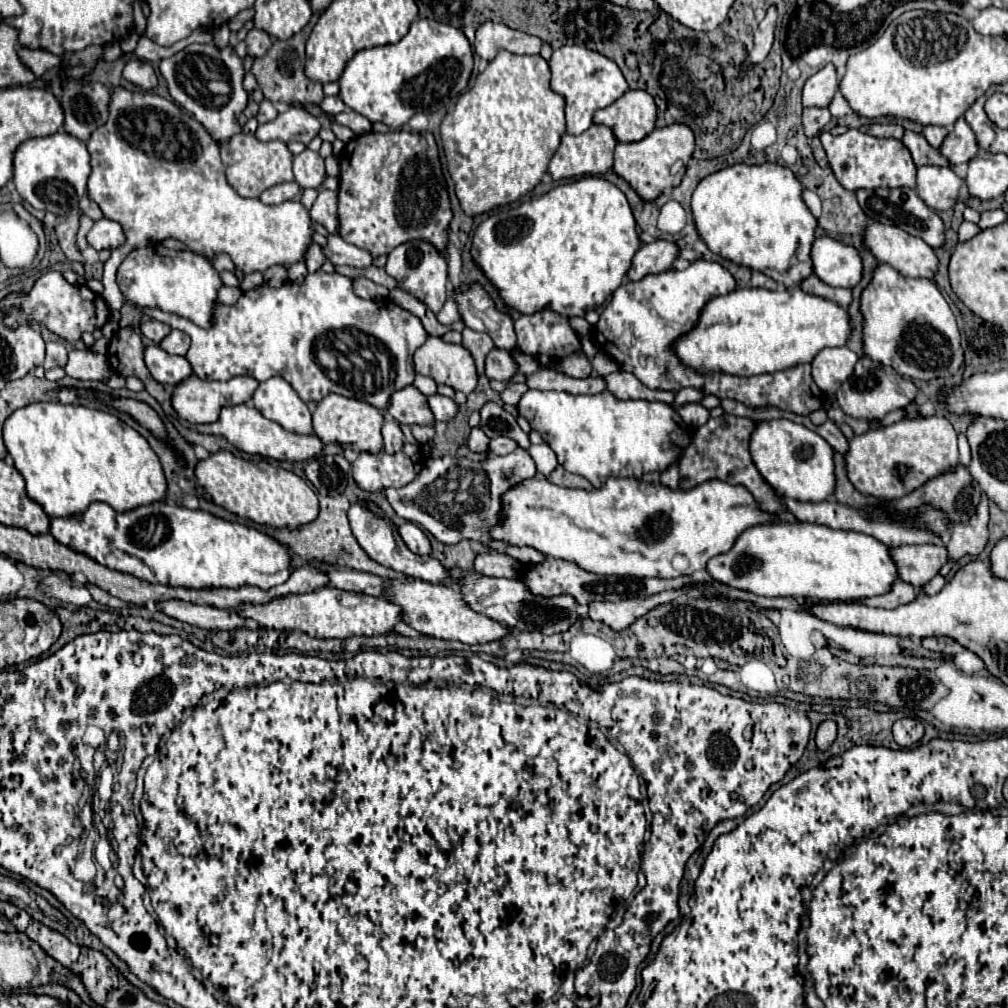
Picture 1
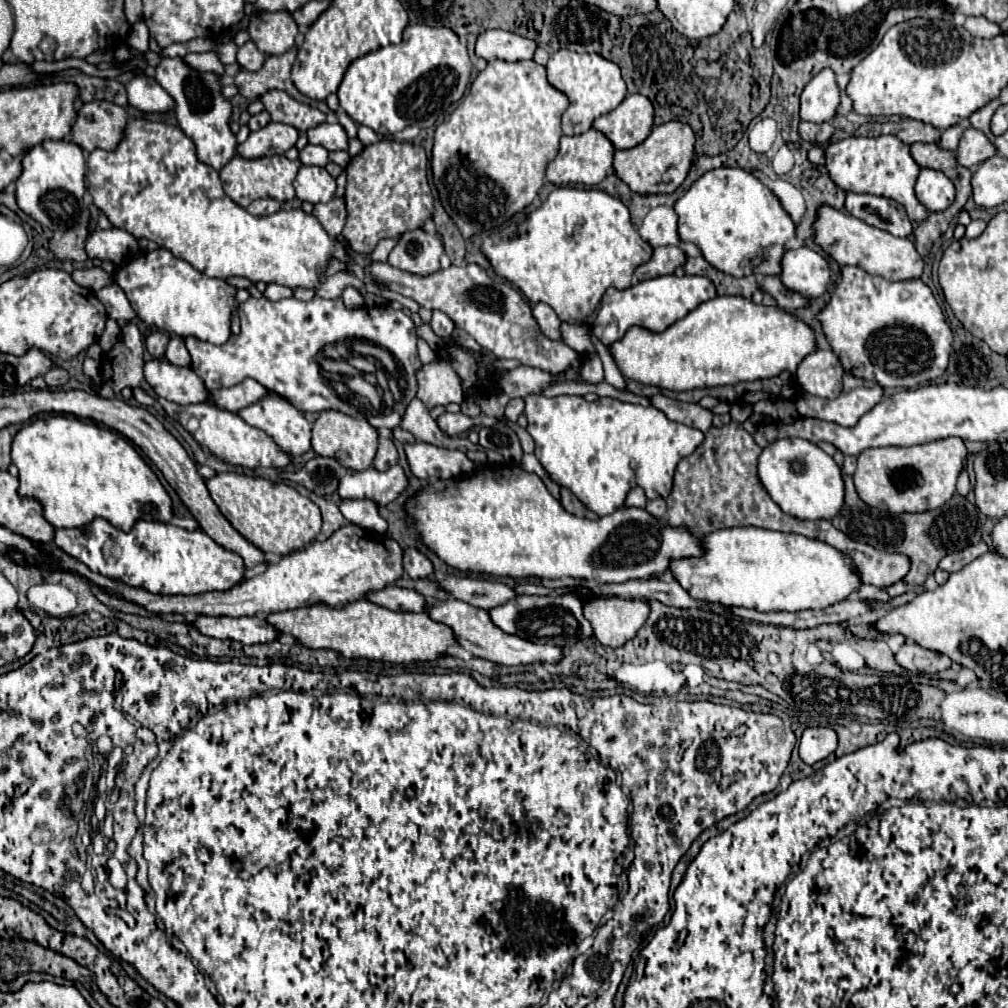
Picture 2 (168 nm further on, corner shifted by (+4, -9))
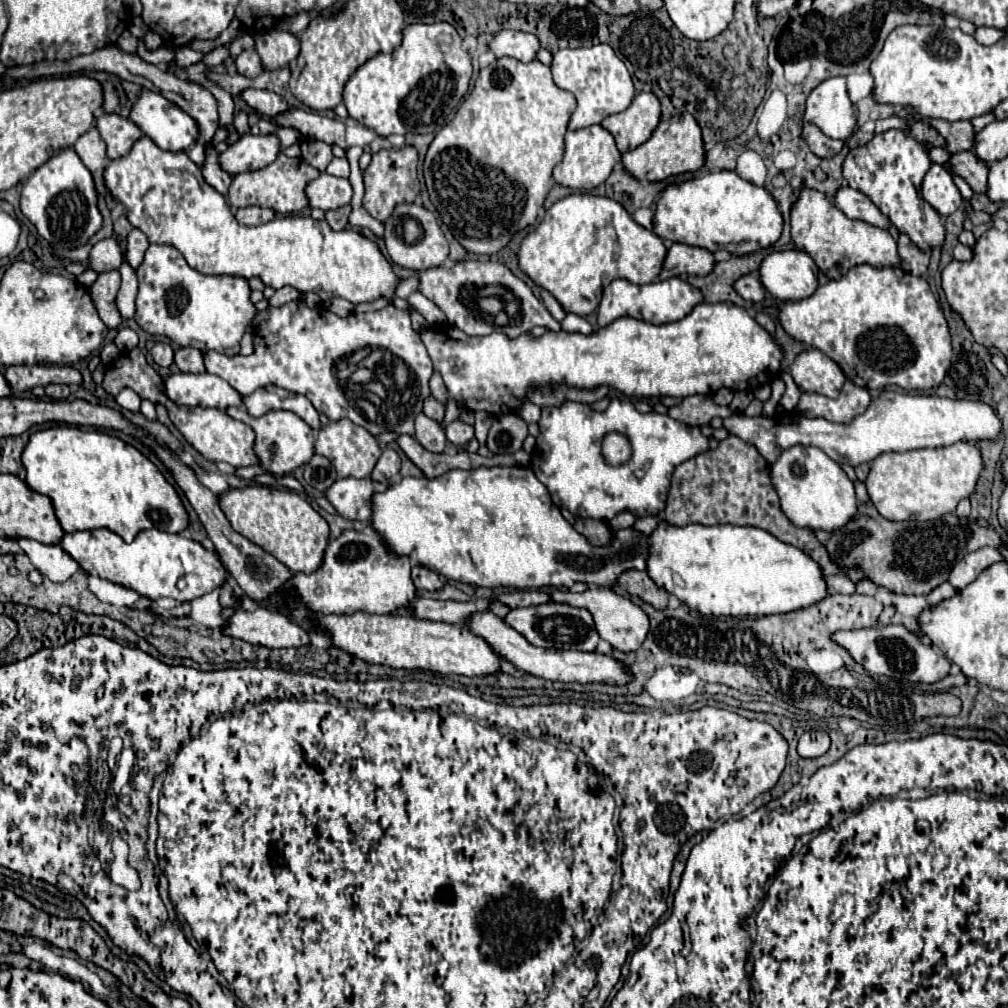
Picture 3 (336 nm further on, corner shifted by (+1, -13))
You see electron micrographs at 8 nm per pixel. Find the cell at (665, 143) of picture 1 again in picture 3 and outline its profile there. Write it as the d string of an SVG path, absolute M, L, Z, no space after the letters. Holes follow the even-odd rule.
M681 113L671 117L669 121L661 121L657 129L653 131L651 139L639 145L633 151L623 153L623 165L625 169L639 181L665 181L669 177L677 177L681 173L693 173L703 167L705 161L705 151L703 151L703 141L701 141L701 129L693 115Z

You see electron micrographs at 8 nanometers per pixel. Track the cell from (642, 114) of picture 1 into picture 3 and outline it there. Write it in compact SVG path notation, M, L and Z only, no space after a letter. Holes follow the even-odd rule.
M637 93L633 103L615 115L609 115L601 127L607 129L621 153L643 145L655 131L661 117L659 99L649 93Z

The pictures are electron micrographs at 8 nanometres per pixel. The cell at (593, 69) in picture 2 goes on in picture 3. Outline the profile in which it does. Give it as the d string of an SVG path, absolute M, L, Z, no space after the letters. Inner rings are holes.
M597 45L589 49L561 49L553 55L551 73L555 85L571 91L577 99L577 109L571 115L569 131L599 125L605 117L625 111L635 97L635 87L625 63L621 63L609 45Z

